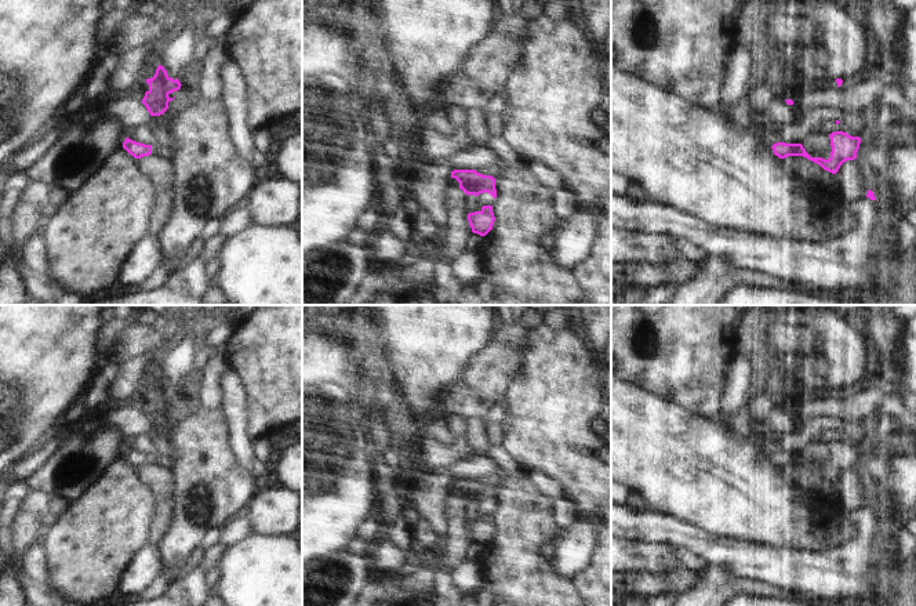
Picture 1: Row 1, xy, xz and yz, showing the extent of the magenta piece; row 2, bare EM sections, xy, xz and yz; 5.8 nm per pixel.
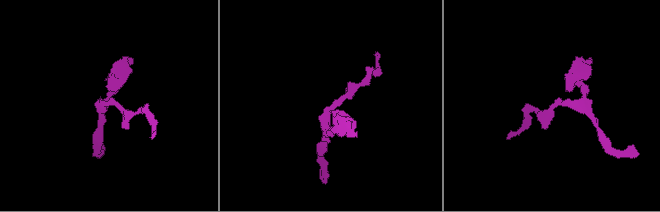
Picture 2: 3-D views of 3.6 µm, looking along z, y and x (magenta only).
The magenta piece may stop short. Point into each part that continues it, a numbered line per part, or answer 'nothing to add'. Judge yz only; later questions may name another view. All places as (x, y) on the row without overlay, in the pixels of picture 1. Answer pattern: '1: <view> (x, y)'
nothing to add

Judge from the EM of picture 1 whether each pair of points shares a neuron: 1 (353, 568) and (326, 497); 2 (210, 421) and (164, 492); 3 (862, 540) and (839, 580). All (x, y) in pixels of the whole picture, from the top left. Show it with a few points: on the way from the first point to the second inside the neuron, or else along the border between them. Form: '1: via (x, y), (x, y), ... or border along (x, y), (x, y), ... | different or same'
1: border along (337, 548), (316, 558) | different
2: border along (168, 468), (174, 485), (171, 512) | different
3: via (857, 550), (844, 570) | same

